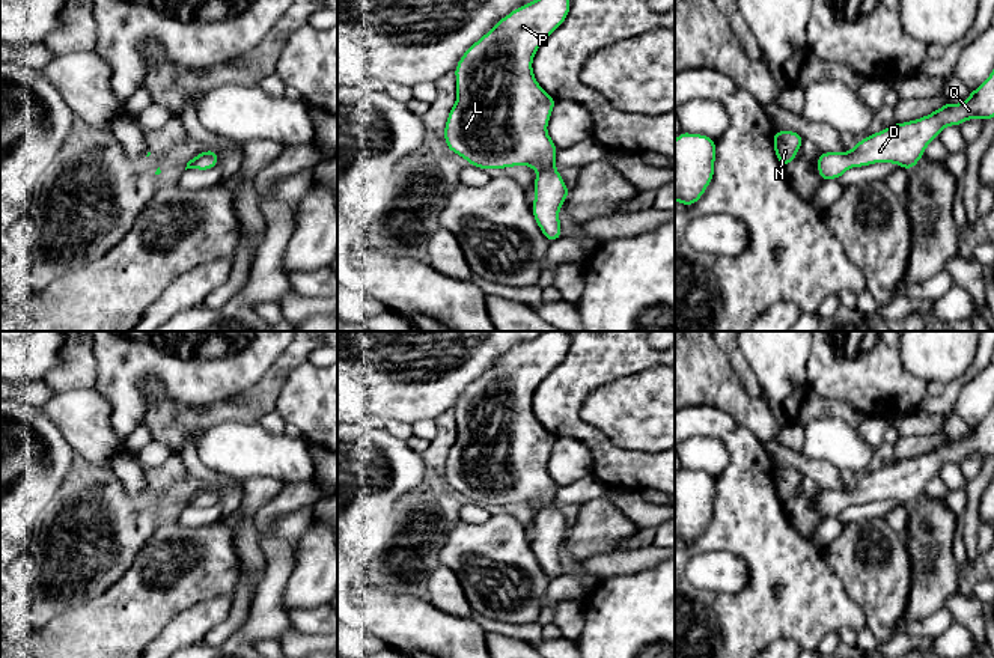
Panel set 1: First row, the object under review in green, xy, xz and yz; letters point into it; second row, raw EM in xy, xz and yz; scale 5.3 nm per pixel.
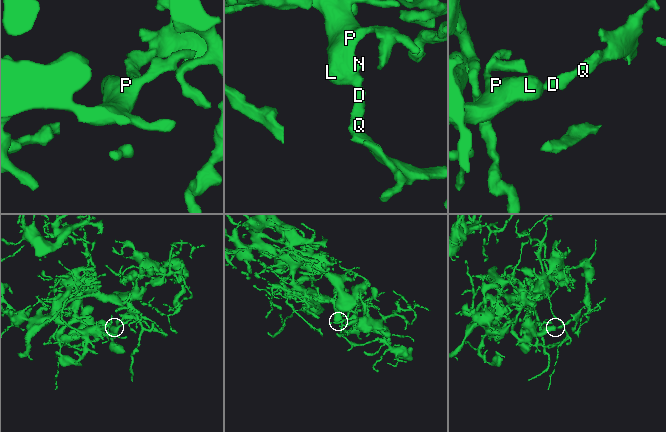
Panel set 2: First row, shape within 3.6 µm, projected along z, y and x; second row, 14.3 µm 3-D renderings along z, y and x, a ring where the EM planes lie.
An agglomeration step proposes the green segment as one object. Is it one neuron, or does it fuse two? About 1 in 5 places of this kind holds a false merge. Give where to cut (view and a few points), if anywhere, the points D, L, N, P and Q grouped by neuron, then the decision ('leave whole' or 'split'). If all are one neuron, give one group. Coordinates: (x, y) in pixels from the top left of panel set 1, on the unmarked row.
no cut; D L N P Q; leave whole

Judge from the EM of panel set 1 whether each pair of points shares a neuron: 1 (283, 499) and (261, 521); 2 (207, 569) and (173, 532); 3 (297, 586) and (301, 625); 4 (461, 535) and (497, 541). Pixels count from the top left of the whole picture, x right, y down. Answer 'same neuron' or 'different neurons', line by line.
1: same neuron
2: same neuron
3: different neurons
4: same neuron

